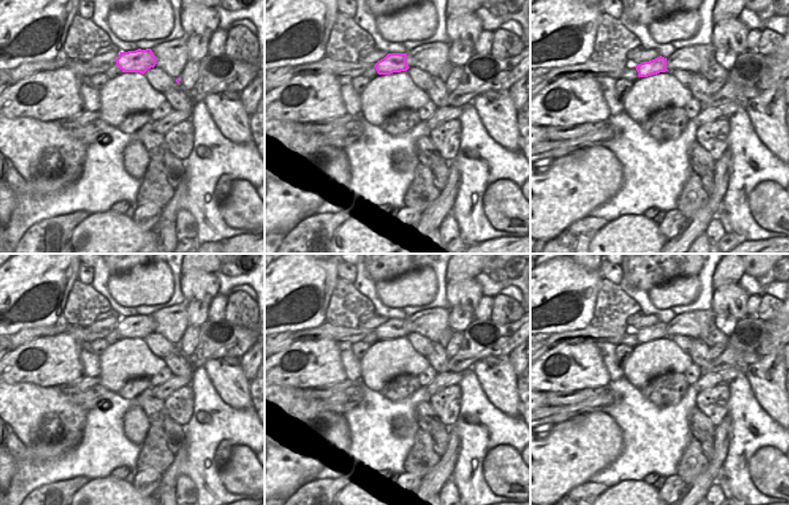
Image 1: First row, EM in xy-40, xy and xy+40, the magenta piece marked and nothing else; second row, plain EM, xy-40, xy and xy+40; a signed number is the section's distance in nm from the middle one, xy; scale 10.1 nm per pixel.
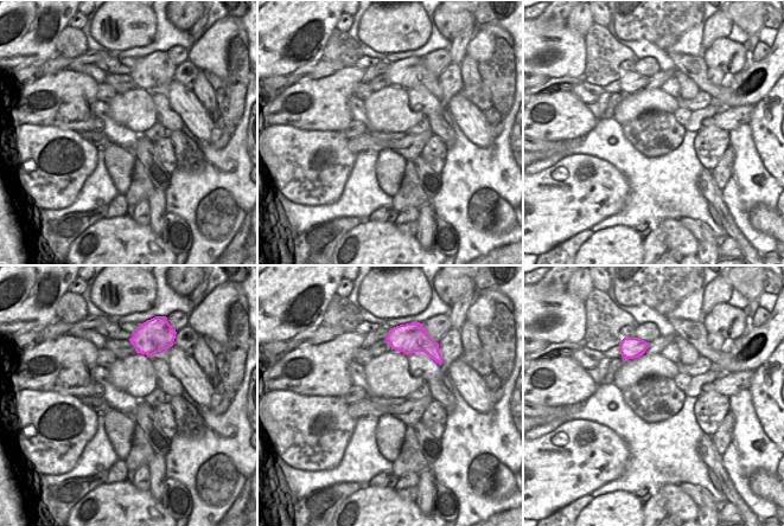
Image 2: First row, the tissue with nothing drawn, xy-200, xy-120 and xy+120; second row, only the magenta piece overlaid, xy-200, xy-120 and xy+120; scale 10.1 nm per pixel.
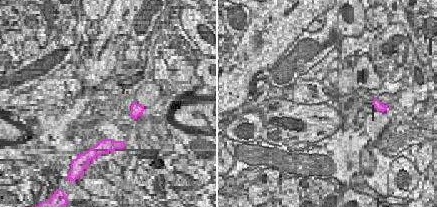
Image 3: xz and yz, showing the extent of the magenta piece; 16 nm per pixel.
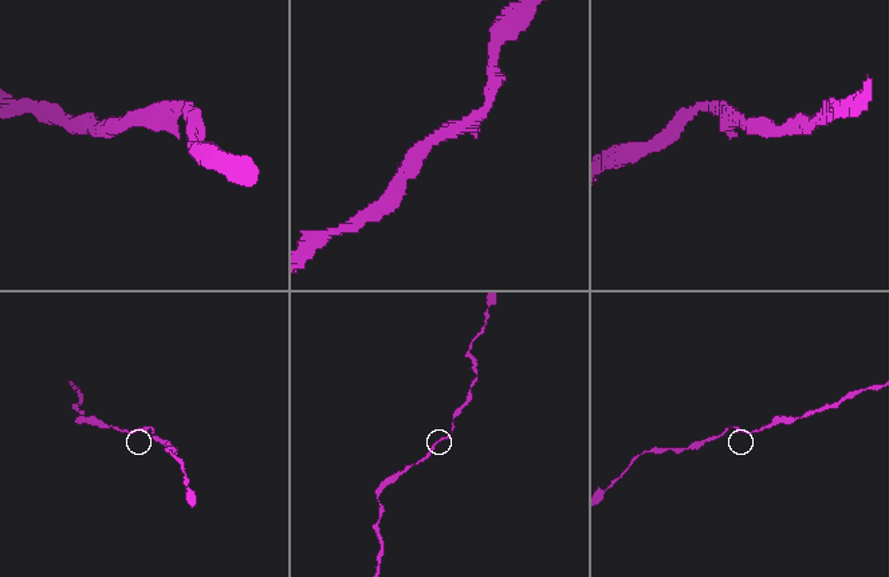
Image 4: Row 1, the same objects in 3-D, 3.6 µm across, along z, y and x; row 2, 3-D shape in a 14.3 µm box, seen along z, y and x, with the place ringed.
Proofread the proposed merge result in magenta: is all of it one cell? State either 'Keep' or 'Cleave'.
Keep

